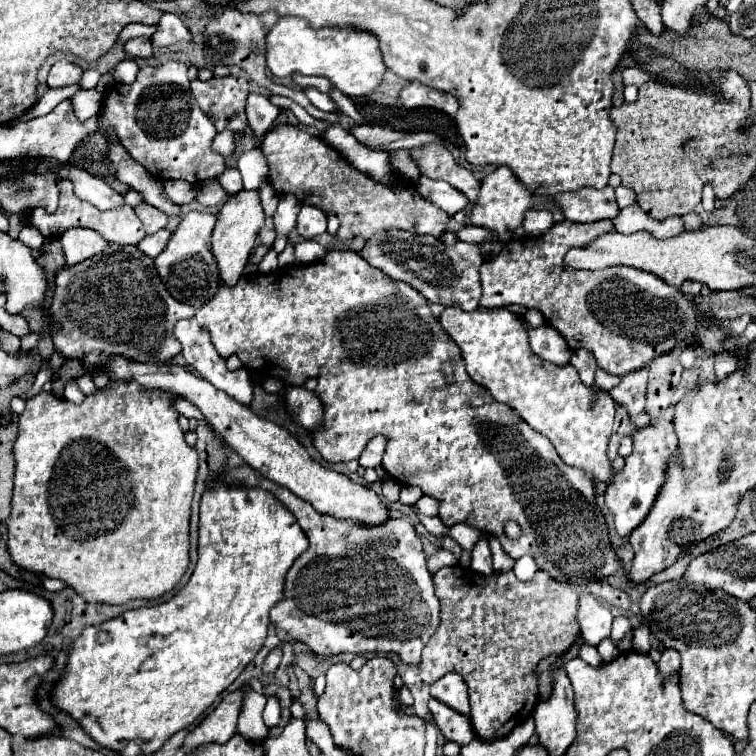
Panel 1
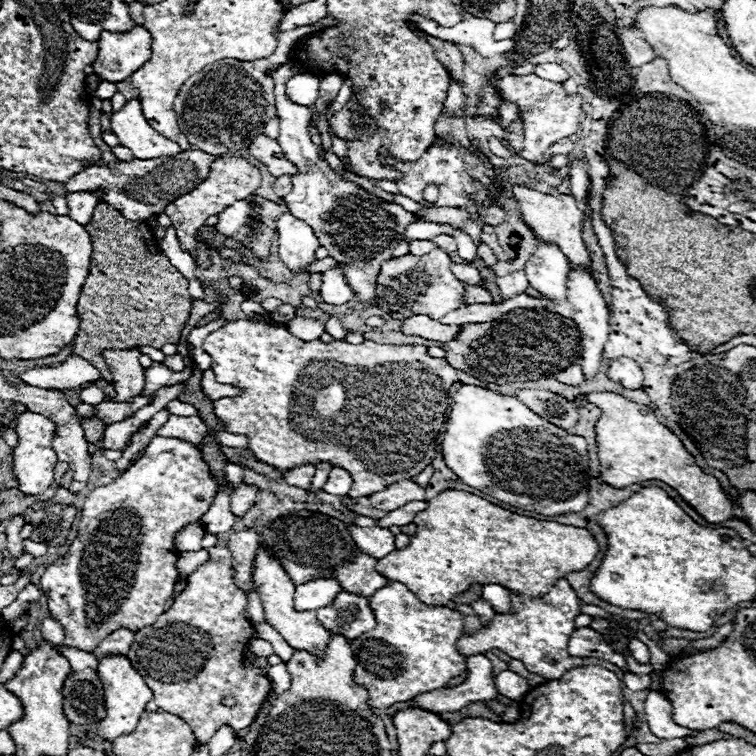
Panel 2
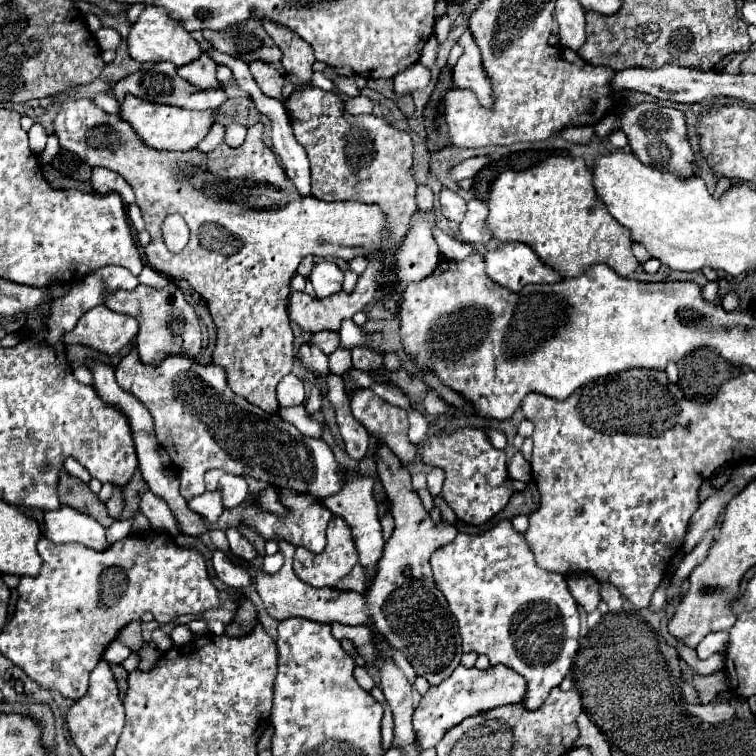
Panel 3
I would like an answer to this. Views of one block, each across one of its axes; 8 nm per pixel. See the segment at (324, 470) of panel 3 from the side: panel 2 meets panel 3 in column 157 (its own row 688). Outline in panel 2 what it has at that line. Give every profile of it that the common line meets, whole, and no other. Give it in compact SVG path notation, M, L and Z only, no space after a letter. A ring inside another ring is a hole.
M392 582L372 594L370 608L376 616L376 628L350 642L356 668L354 682L368 690L372 708L390 708L396 702L408 702L416 694L446 686L446 682L466 670L466 658L456 650L456 640L464 636L464 618L446 606L426 606L410 590Z

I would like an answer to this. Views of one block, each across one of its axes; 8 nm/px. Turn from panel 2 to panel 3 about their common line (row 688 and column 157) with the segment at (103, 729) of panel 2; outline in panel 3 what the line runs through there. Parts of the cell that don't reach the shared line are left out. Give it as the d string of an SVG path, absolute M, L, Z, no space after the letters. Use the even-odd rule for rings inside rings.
M126 94L124 100L120 102L118 116L134 128L134 132L140 136L140 140L144 140L146 146L156 148L156 150L192 150L202 140L202 136L208 134L214 122L212 110L194 112L194 110L176 108L176 106L162 106L162 104L152 104L130 94Z

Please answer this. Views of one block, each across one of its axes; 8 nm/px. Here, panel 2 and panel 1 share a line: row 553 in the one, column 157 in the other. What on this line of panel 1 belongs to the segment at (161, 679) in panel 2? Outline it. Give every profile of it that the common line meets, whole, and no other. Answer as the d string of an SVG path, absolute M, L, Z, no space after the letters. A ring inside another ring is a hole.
M138 204L134 210L136 210L138 218L142 220L144 230L146 230L148 234L154 234L154 232L158 232L160 228L166 226L166 214L160 212L158 208L154 208L154 206L150 206L150 204Z

